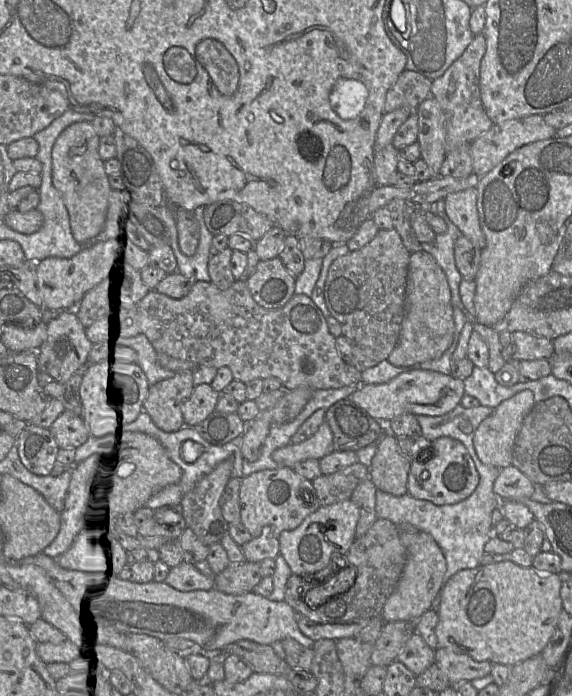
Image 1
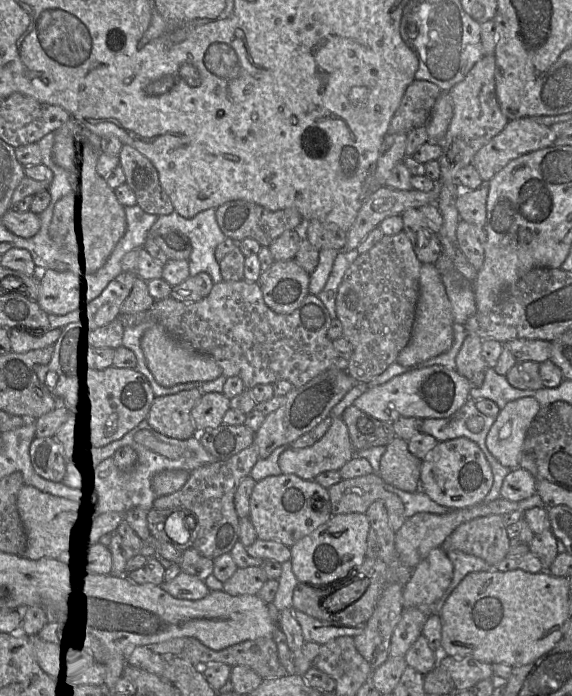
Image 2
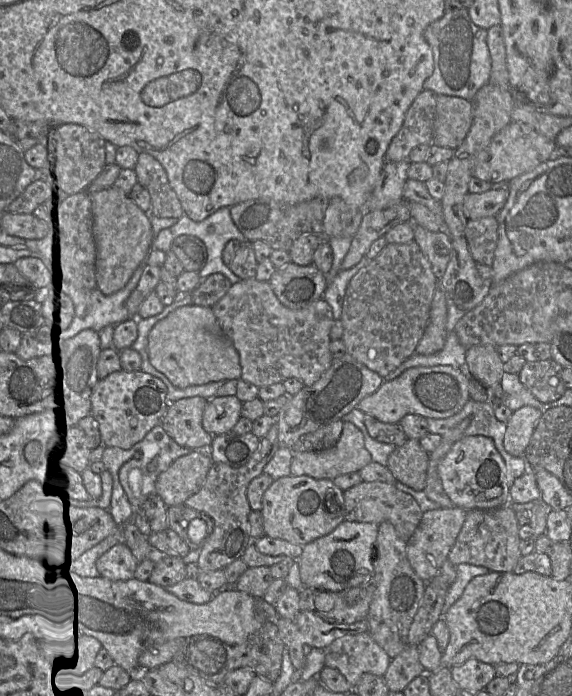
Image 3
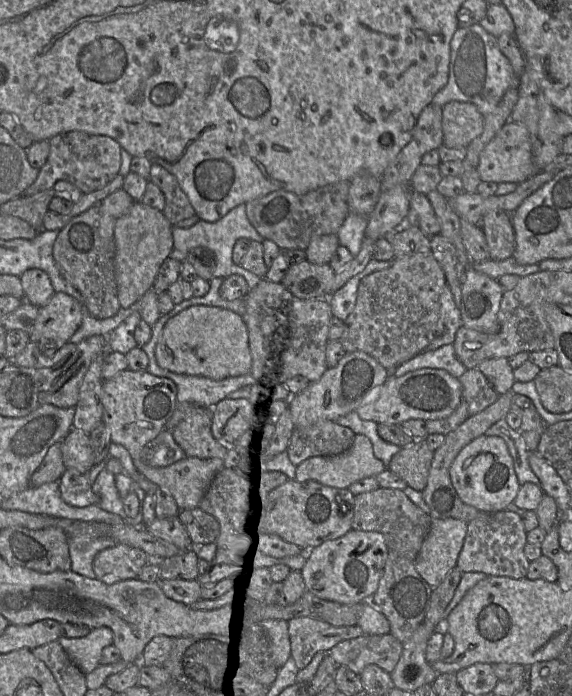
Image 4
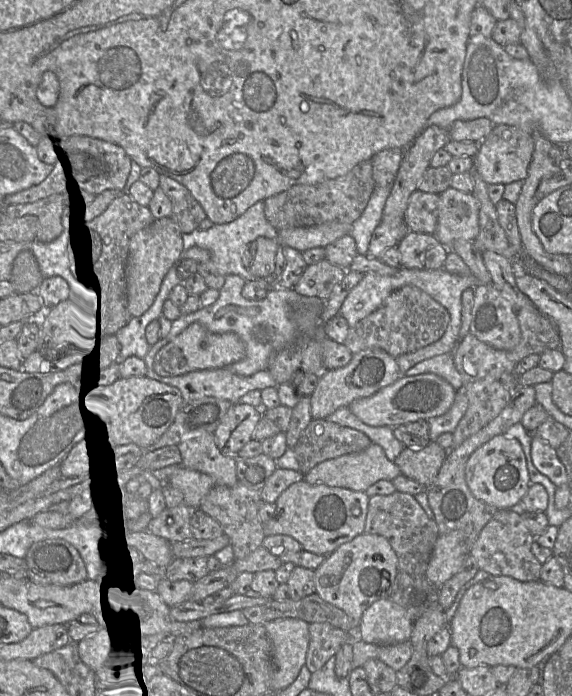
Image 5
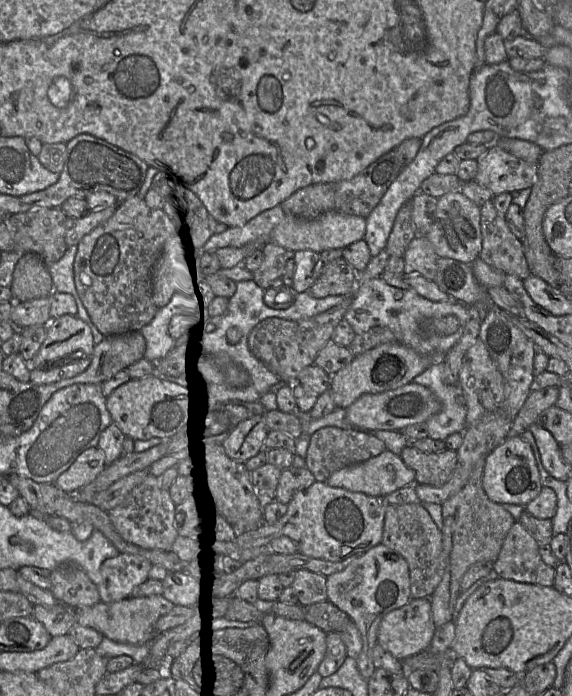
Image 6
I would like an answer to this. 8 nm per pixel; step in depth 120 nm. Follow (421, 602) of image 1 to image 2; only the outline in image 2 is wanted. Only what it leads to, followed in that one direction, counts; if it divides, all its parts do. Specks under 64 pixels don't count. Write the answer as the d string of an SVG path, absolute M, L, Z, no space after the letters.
M441 547L430 551L415 568L402 593L404 609L432 608L453 576L453 564Z

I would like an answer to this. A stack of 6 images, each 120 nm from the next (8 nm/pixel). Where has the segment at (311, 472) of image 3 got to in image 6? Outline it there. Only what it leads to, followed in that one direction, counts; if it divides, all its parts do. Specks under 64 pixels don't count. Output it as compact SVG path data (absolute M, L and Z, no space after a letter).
M389 450L364 462L335 471L326 481L329 486L385 496L397 489L415 484L415 472Z

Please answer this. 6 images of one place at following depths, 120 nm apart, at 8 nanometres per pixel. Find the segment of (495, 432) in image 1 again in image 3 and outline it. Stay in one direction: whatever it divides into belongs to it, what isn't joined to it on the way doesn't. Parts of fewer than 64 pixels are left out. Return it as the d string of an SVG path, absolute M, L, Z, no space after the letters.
M522 406L513 411L506 422L503 439L505 450L512 456L524 456L542 412L532 406Z

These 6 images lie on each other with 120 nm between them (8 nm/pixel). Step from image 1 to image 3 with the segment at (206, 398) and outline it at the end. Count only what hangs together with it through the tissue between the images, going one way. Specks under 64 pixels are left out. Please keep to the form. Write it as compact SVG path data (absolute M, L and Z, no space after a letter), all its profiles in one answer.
M236 396L213 397L205 406L202 426L212 436L231 432L241 418L241 409Z

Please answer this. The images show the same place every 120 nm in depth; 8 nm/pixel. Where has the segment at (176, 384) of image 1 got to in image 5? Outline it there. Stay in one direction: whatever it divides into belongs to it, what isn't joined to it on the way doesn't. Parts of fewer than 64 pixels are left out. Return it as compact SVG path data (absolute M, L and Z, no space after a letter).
M206 433L195 438L182 440L178 447L181 451L184 467L210 475L215 485L234 486L238 483L236 456L227 455L219 448L214 434Z

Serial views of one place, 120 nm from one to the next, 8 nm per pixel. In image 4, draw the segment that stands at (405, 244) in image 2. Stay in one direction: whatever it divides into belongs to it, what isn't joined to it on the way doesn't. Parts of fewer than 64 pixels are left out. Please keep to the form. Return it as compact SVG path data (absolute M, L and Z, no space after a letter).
M430 250L395 256L388 268L360 280L355 308L345 320L346 328L339 342L347 353L367 353L387 370L393 371L423 352L436 337L439 298L446 284L445 273Z

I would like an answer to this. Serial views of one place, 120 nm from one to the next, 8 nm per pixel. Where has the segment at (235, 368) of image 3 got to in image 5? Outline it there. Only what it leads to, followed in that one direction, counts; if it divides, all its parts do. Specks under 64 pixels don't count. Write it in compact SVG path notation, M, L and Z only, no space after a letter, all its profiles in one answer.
M194 322L159 350L155 365L157 373L163 376L179 376L197 370L226 368L242 360L245 352L243 341L235 333L211 333Z

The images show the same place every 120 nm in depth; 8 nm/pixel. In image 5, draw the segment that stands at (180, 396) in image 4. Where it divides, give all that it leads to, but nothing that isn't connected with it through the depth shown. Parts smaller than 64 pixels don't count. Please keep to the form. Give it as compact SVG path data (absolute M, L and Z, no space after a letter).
M164 337L160 338L150 347L147 355L144 357L147 364L146 376L180 389L184 405L188 404L192 400L196 400L202 397L216 397L227 400L231 403L236 403L239 402L239 399L249 391L261 391L265 388L277 387L279 385L267 370L257 372L251 376L239 376L228 368L197 370L179 376L163 376L156 372L153 362L159 350L167 343L168 338Z

